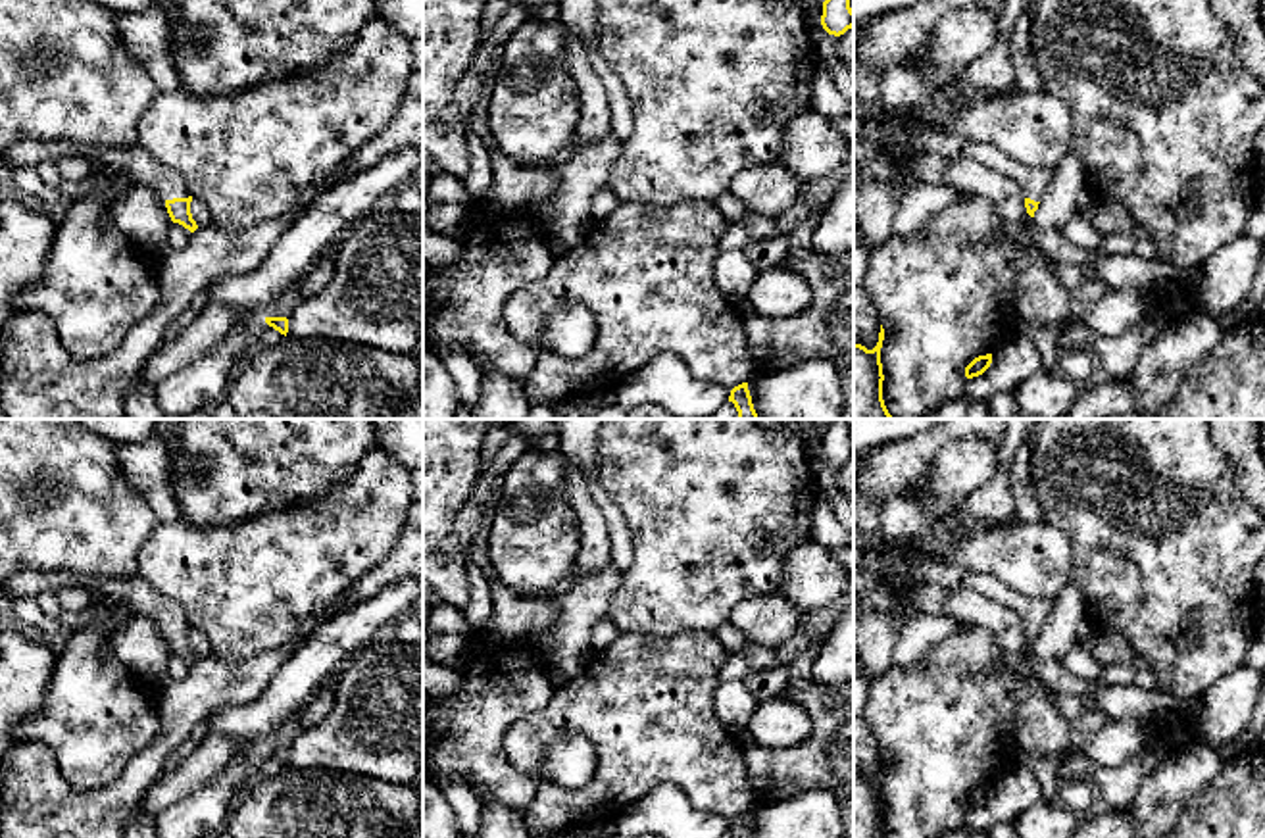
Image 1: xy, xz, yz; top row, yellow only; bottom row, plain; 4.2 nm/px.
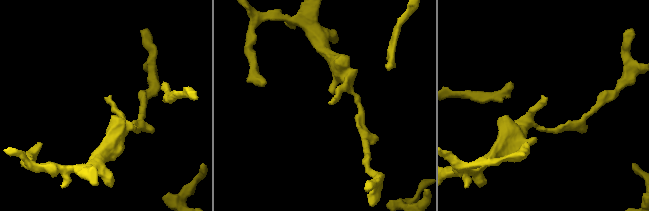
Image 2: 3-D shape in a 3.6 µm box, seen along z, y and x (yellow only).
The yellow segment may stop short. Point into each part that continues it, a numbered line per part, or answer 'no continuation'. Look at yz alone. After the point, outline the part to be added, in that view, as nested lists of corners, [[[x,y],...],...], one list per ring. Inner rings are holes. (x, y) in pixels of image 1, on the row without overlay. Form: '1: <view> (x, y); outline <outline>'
1: yz (1033, 612); outline [[[911,559],[911,571],[925,582],[934,582],[946,592],[950,590],[973,590],[988,600],[1011,609],[1019,615],[1025,628],[1040,632],[1048,615],[1054,609],[1054,602],[1029,598],[1009,588],[1005,582],[994,575],[984,575],[977,571],[967,571],[957,565],[936,563],[932,559]]]

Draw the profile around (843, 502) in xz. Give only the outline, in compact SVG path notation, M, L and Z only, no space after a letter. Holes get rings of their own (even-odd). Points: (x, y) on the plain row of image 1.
M790 419L786 431L792 432L806 450L809 469L817 481L819 496L825 496L840 525L854 536L854 494L836 486L838 467L829 465L821 456L823 436L813 429L815 419Z

